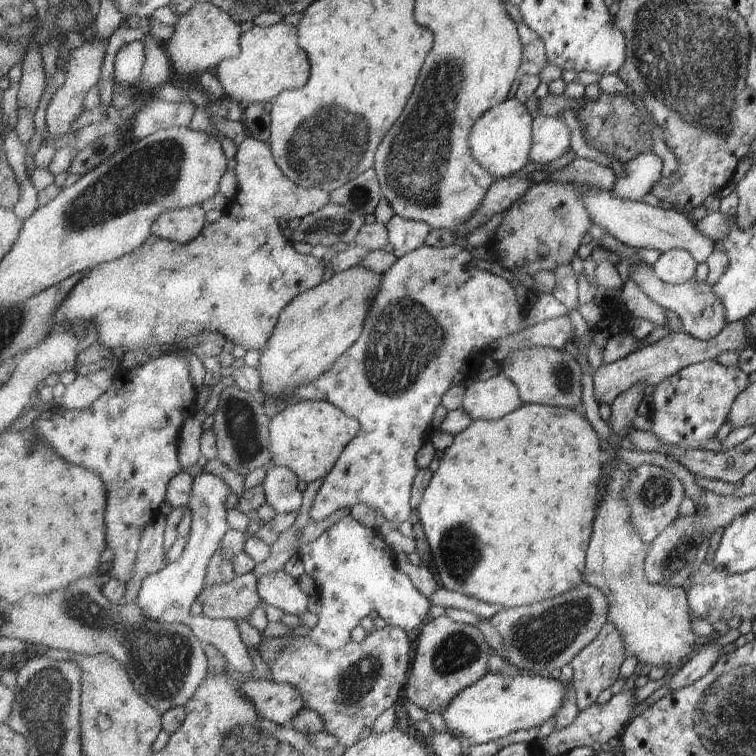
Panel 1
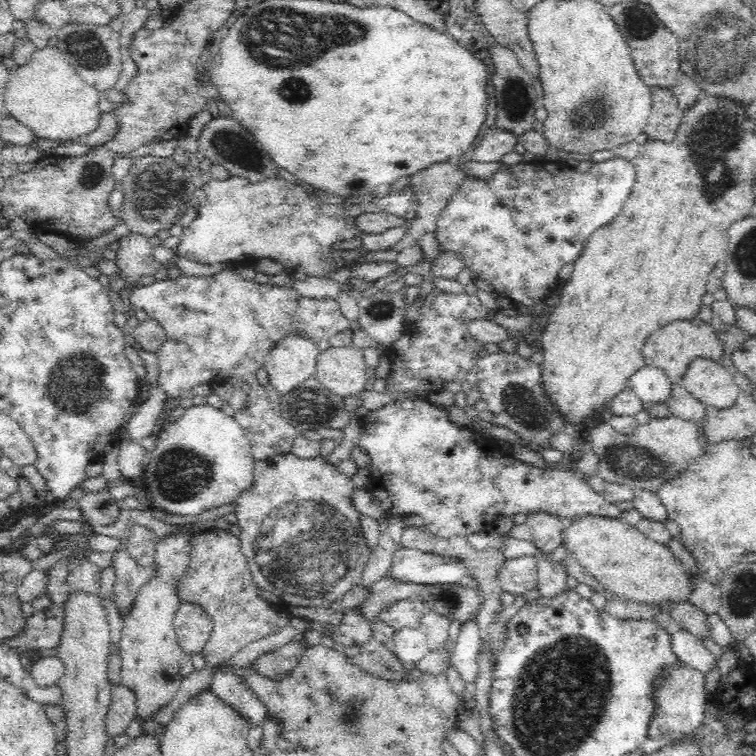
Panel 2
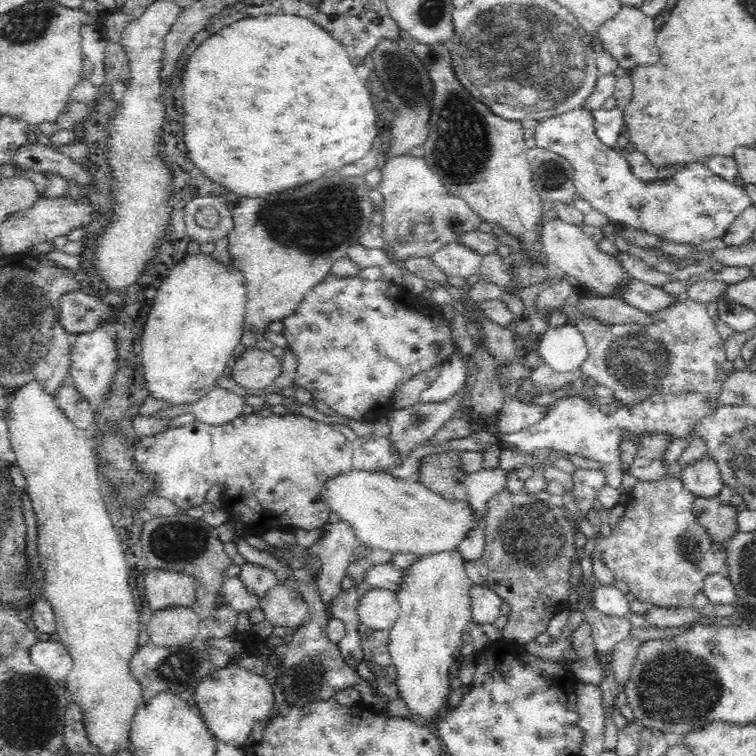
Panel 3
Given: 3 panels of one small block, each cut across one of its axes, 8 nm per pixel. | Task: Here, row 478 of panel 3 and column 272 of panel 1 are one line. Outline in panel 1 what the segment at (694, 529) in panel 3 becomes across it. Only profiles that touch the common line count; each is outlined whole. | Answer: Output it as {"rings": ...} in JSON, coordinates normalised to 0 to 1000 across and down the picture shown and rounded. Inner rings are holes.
{"rings":[[[515,825],[505,832],[493,832],[479,849],[462,848],[454,857],[435,860],[415,852],[411,843],[397,843],[392,837],[376,847],[376,856],[360,874],[351,876],[357,885],[357,898],[368,903],[380,903],[393,911],[406,938],[419,940],[429,952],[437,972],[444,974],[447,984],[456,992],[483,979],[493,970],[496,952],[515,939],[533,919],[538,901],[538,889],[544,882],[544,847],[538,835]]]}

